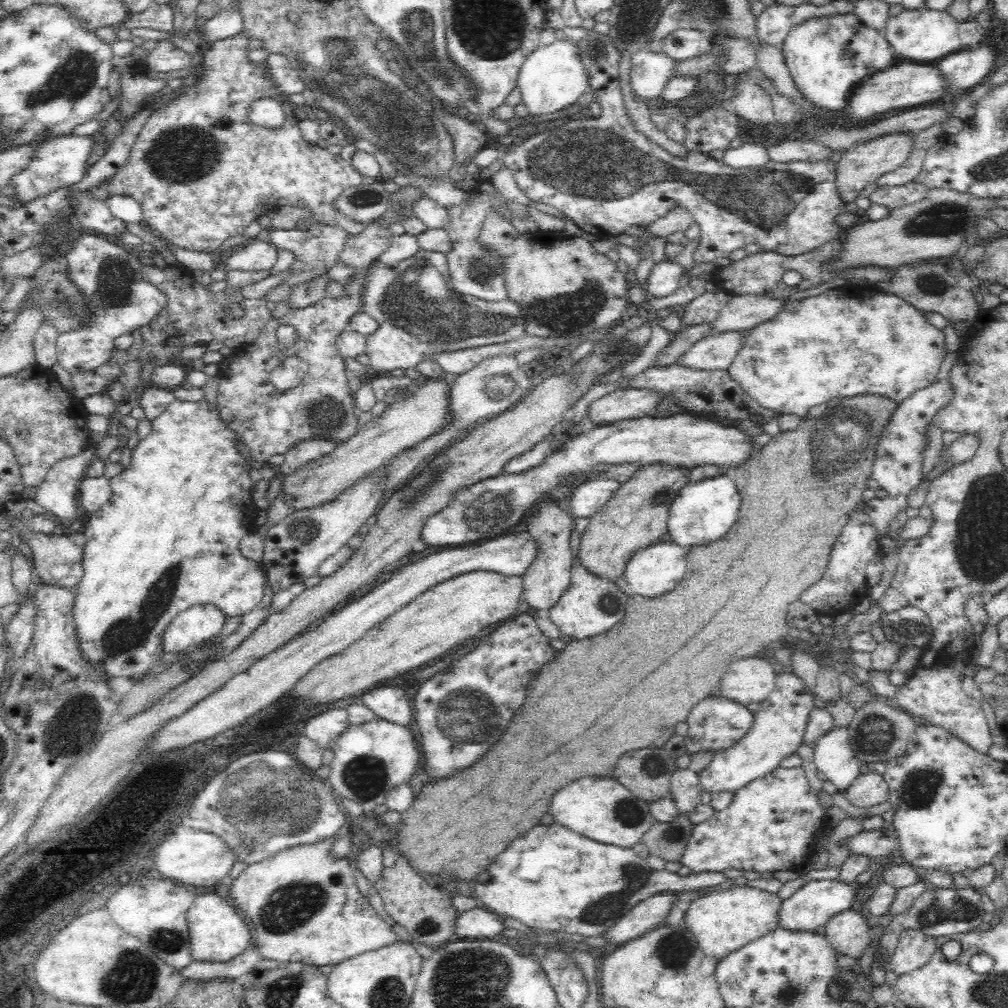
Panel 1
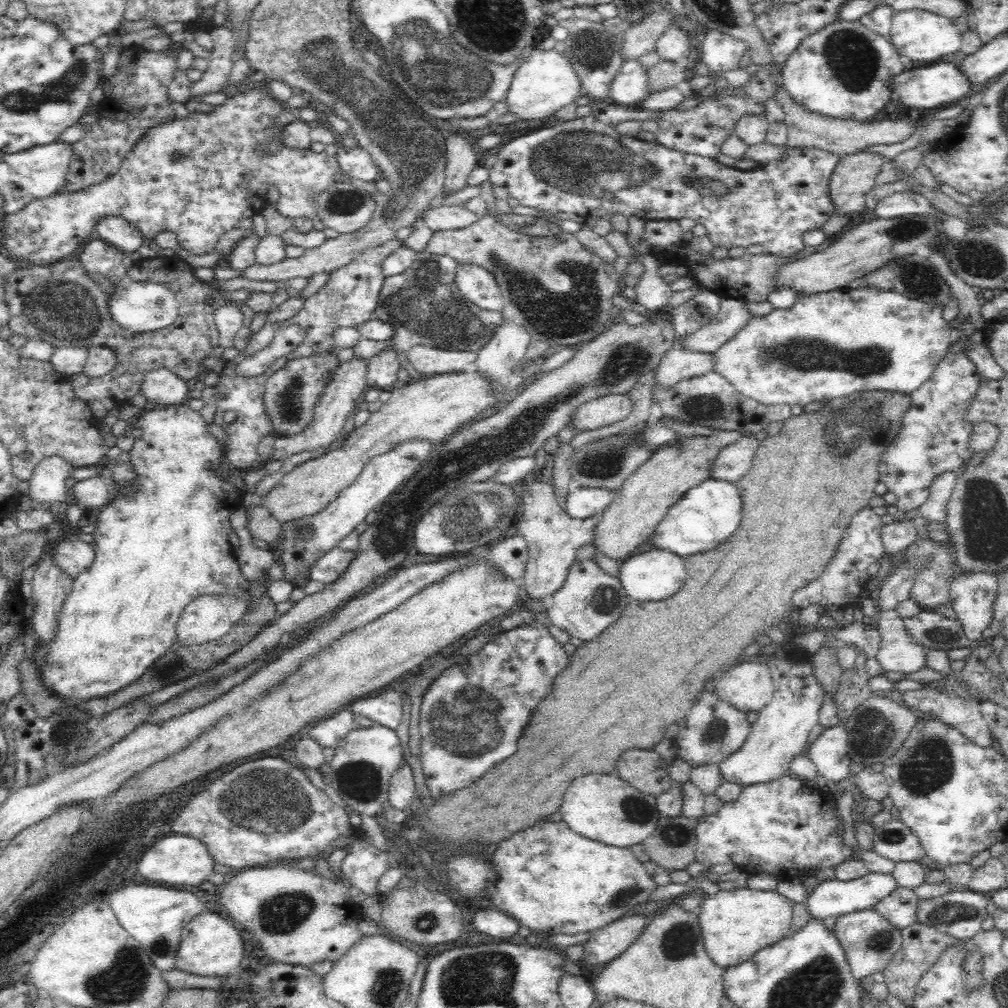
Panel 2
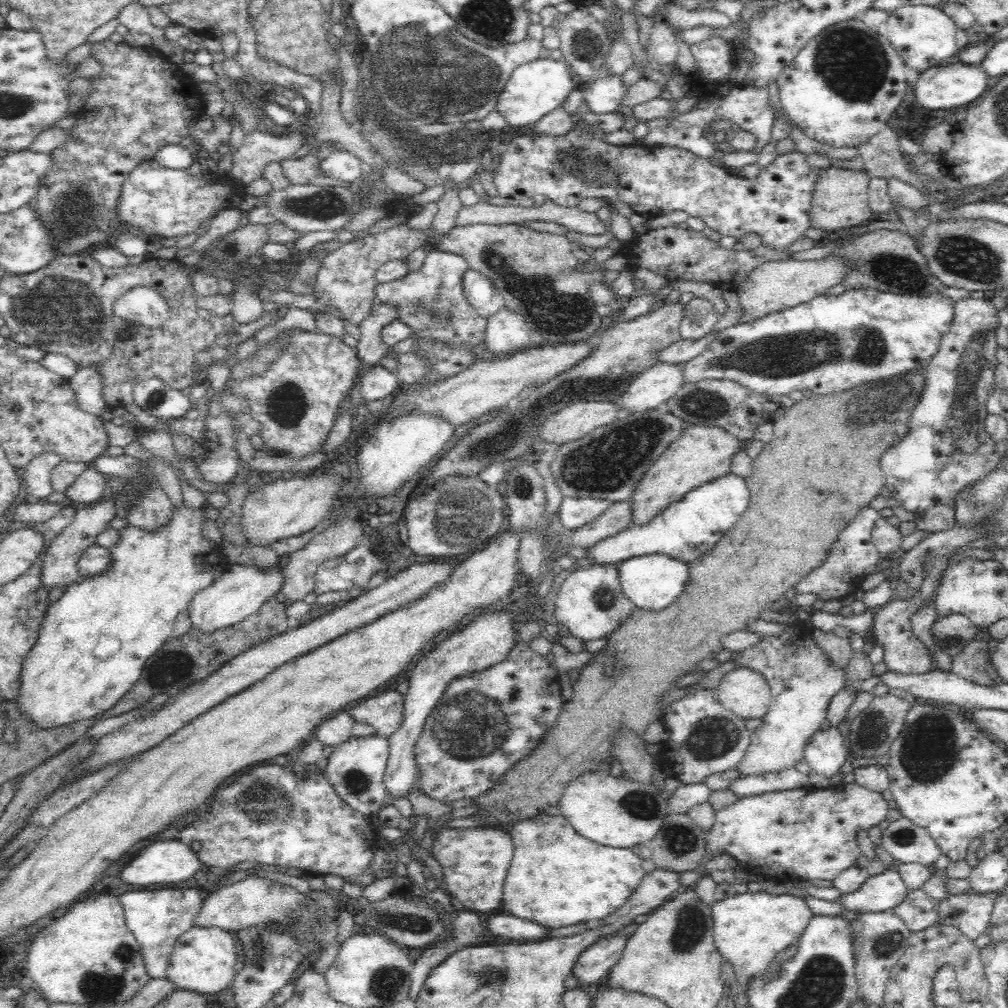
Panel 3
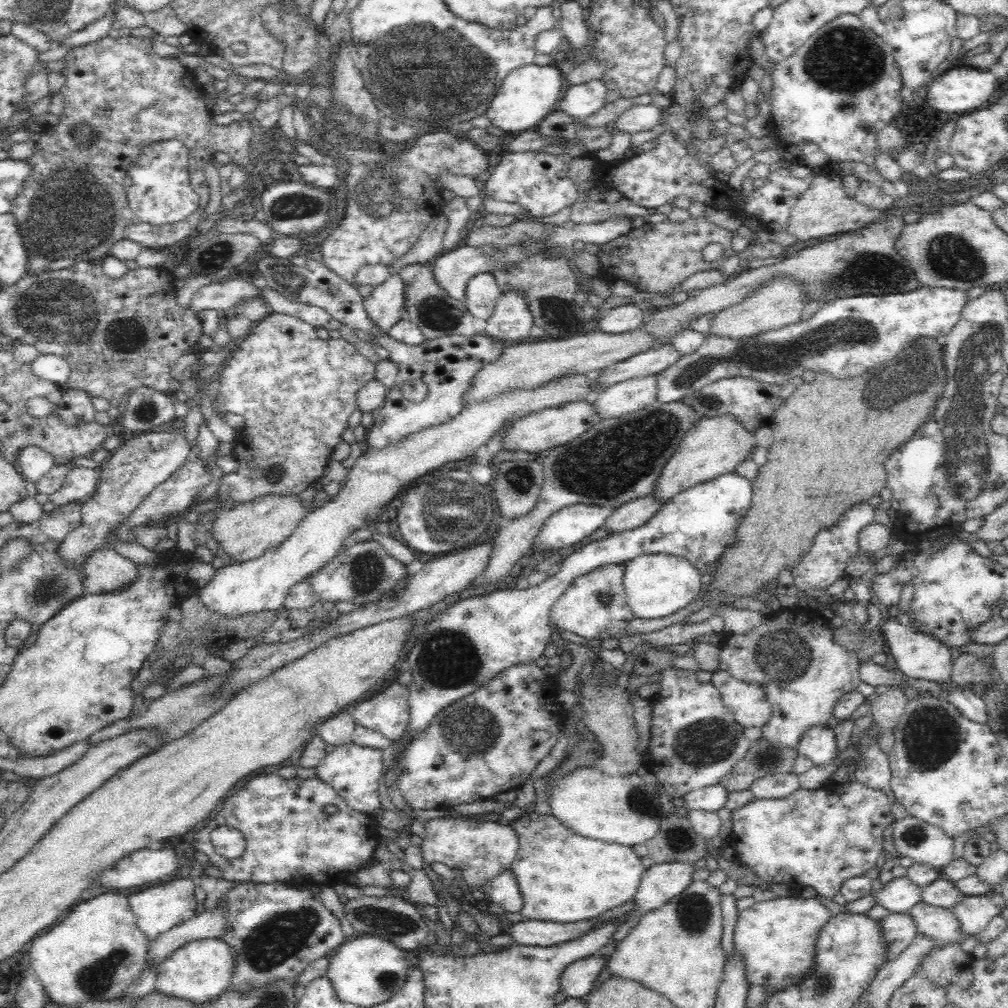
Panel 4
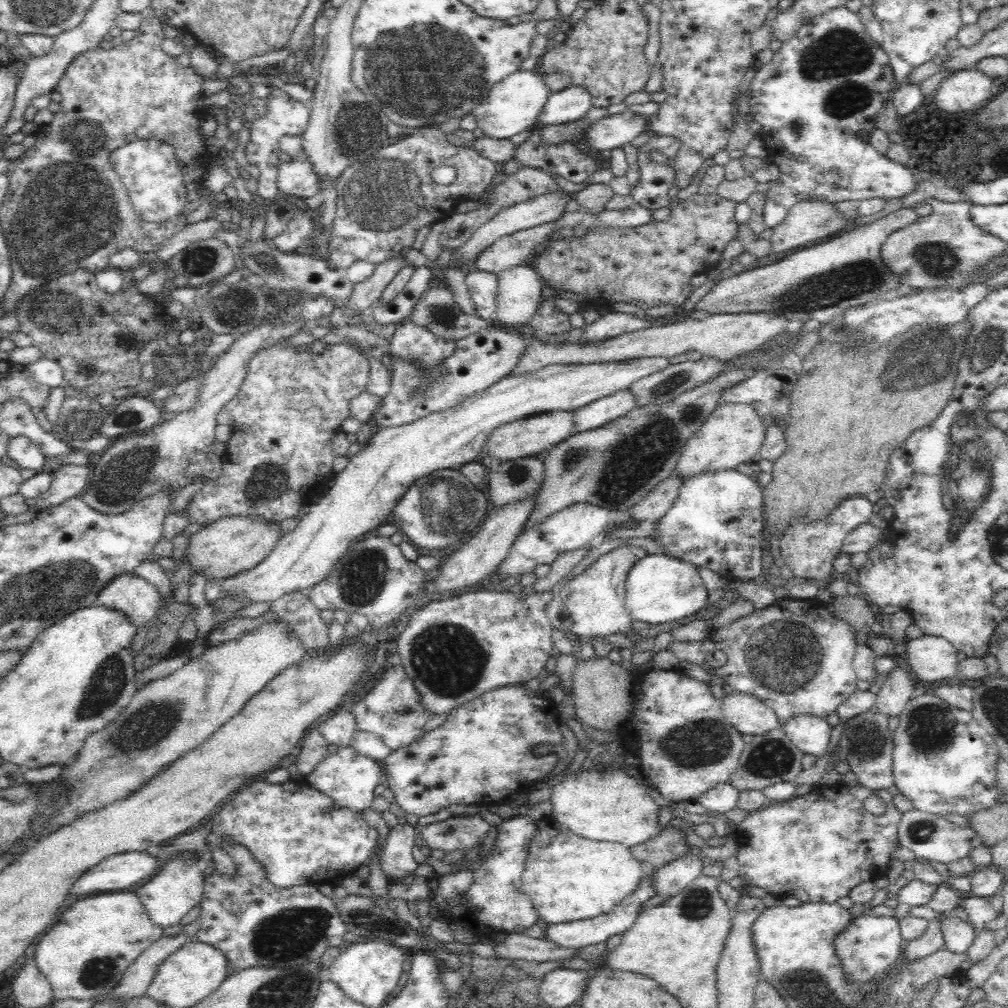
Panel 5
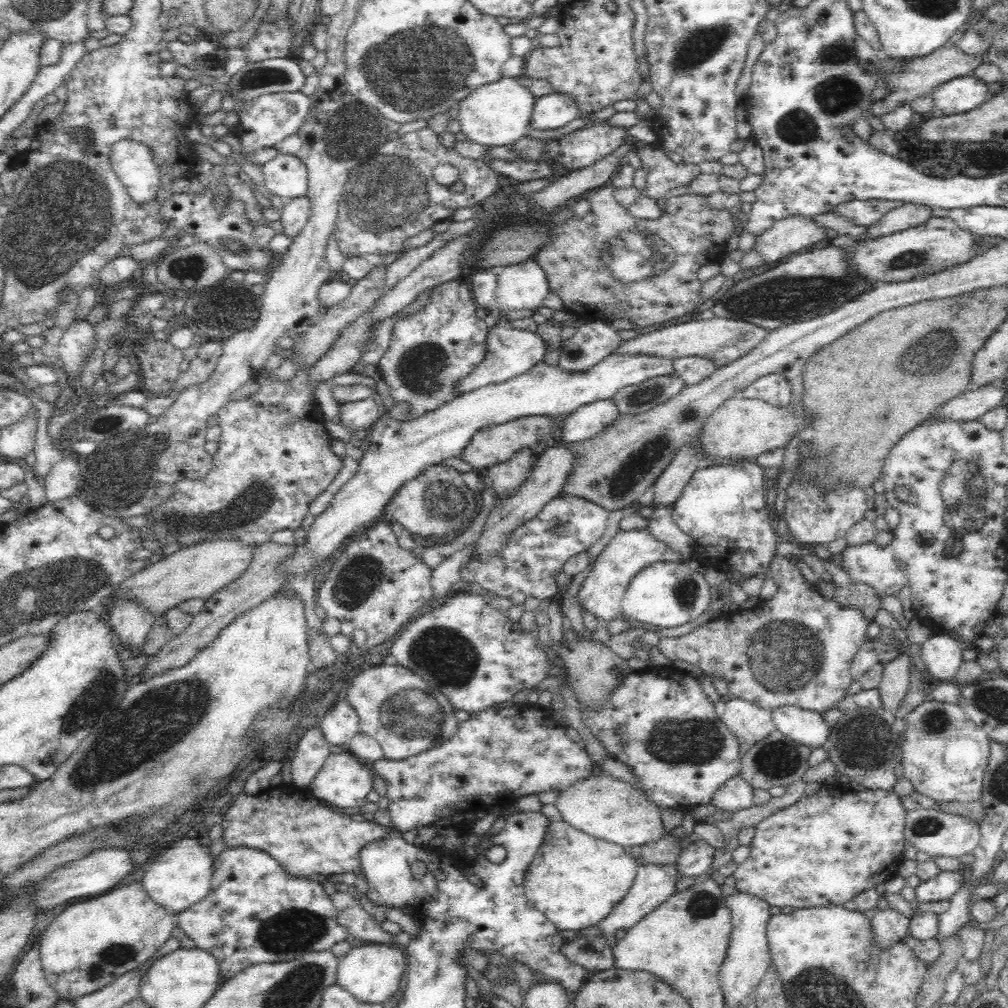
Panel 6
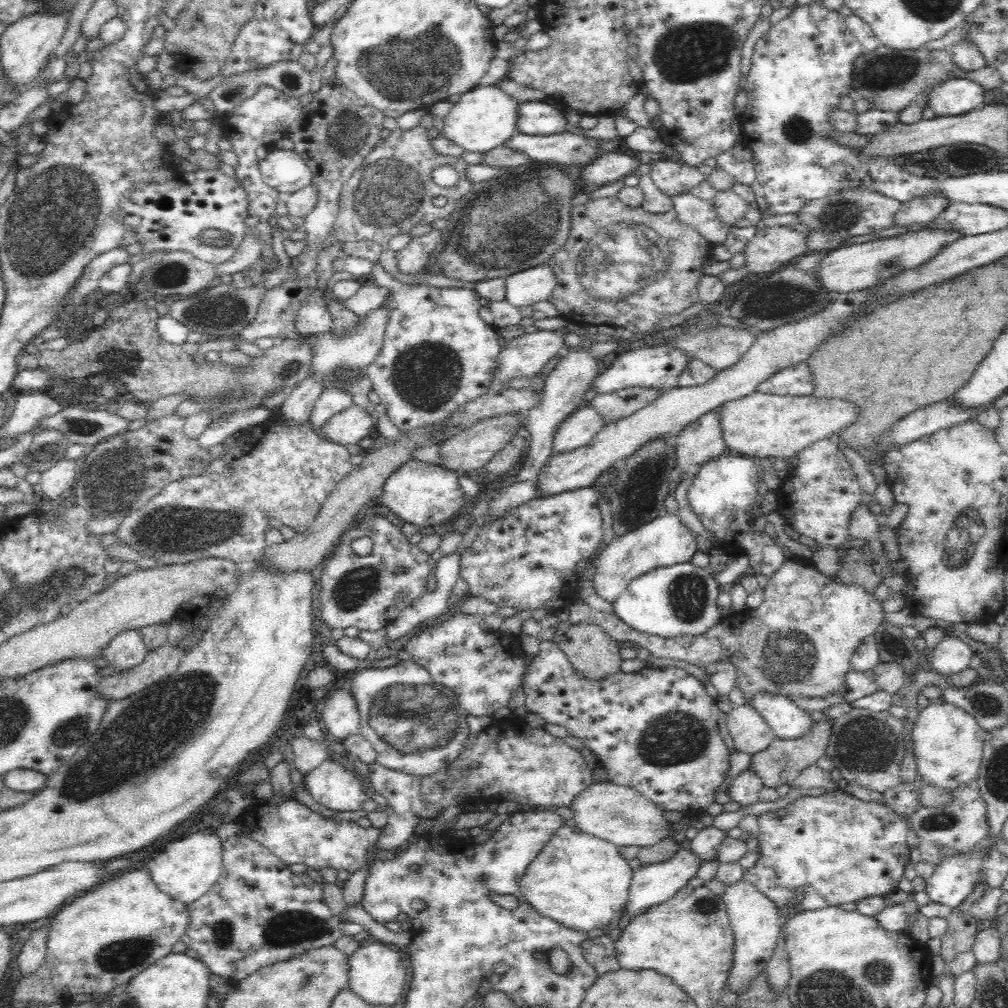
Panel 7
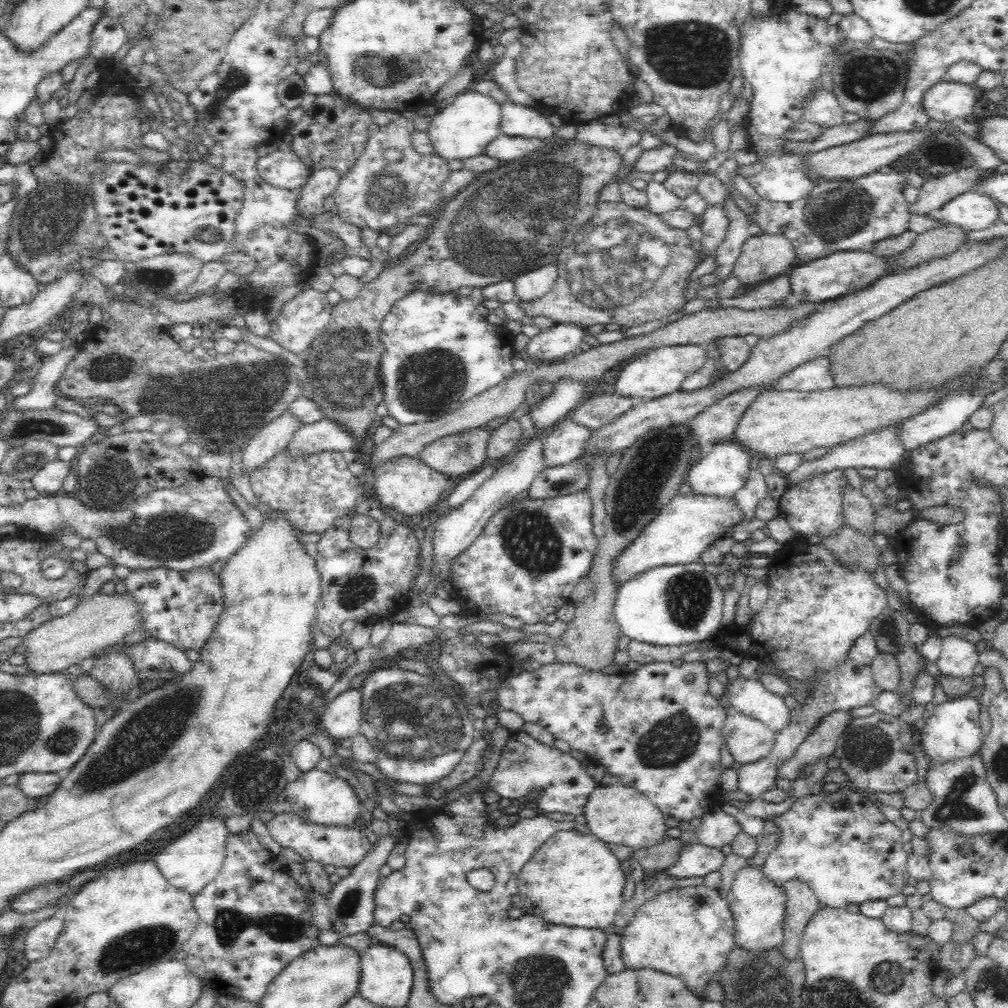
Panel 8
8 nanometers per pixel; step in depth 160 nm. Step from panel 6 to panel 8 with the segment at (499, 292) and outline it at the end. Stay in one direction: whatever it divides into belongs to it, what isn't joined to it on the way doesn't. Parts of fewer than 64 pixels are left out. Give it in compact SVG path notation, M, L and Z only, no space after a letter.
M552 262L512 279L516 300L528 304L544 296L552 290L557 276L557 266Z

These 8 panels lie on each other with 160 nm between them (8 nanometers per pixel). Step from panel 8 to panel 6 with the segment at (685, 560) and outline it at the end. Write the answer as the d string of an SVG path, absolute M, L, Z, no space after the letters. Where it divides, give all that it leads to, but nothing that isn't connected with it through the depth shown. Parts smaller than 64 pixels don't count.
M646 527L642 530L619 530L597 557L592 570L580 586L578 601L582 612L593 615L598 620L599 627L605 625L605 623L622 619L621 602L632 577L639 574L640 570L643 570L646 566L656 562L669 561L679 563L682 559L680 554L672 551L668 545L660 542L660 539L652 537Z

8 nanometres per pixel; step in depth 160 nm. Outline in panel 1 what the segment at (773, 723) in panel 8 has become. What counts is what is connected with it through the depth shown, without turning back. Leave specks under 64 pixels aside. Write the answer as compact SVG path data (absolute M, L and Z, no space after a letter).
M848 727L830 729L816 741L813 752L817 770L823 772L838 791L846 791L861 775L862 762L852 750Z

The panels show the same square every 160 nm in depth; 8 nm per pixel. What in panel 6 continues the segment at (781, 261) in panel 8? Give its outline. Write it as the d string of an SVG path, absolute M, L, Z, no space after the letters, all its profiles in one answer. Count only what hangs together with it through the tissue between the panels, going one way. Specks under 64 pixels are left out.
M796 214L777 221L772 228L755 240L757 251L765 262L809 250L827 242L827 228L819 226L812 217Z

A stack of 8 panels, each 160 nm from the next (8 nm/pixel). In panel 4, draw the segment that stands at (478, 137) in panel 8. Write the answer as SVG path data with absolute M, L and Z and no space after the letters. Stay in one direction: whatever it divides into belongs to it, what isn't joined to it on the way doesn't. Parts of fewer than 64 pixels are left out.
M532 62L520 66L508 74L496 96L490 101L486 116L492 121L492 126L506 131L506 134L518 134L536 128L548 114L556 110L566 87L565 76L556 65L538 65Z

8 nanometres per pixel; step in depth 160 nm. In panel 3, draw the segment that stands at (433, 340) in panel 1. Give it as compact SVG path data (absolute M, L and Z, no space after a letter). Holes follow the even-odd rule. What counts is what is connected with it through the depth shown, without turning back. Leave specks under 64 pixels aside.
M446 251L428 252L420 268L409 270L408 274L392 282L378 283L376 285L376 300L388 303L396 309L396 319L410 327L411 336L418 341L442 341L446 345L460 345L464 349L481 351L485 342L487 318L480 316L478 311L469 304L464 296L462 274L468 270L468 263L457 254ZM380 362L366 370L366 376L361 383L364 403L382 399L388 401L401 388L403 385L398 381L398 377Z

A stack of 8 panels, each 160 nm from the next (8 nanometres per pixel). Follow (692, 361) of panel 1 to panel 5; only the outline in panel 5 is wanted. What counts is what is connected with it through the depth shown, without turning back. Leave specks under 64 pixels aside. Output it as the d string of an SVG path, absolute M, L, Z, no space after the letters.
M629 388L618 390L574 411L575 432L594 430L638 407Z

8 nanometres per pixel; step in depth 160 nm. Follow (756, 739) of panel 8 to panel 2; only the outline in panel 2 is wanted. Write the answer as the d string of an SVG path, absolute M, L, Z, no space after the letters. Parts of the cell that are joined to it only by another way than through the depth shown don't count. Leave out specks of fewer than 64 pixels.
M743 658L738 662L742 664L722 674L718 682L714 681L715 693L720 700L734 706L734 709L744 713L758 713L775 694L770 669L764 660Z

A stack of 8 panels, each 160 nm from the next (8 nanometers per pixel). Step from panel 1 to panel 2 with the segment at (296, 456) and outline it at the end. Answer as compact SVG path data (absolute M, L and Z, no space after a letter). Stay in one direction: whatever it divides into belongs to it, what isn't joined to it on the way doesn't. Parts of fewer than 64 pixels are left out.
M353 357L351 360L339 364L334 369L333 376L325 386L321 397L314 407L312 420L304 430L292 436L275 437L274 453L271 455L272 461L284 461L293 454L299 452L313 452L319 448L328 448L334 441L338 442L340 430L344 428L346 416L352 412L352 408L357 407L362 394L369 388L367 383L367 360Z

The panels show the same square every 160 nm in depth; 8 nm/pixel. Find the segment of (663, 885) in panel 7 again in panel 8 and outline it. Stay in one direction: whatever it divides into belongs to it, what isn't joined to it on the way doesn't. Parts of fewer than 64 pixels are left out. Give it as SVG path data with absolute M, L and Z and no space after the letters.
M690 844L682 846L678 860L664 870L644 870L643 884L650 888L650 882L658 873L670 875L672 879L706 877L710 872L718 872L718 868L724 862L724 854L719 848L706 847L702 844Z

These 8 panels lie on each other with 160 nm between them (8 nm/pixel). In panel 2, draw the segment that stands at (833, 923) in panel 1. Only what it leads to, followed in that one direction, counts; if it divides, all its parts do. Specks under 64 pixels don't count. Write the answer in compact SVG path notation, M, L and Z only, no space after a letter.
M873 908L850 912L837 916L833 933L842 947L851 973L857 978L866 978L872 972L880 972L886 968L888 960L900 950L902 935L900 929L892 926L879 912Z

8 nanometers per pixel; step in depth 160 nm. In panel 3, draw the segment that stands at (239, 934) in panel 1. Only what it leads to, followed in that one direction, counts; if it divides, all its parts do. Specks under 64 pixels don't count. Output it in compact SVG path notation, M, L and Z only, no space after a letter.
M194 925L176 939L165 977L178 989L216 994L233 982L239 966L236 942L231 932L217 926Z

